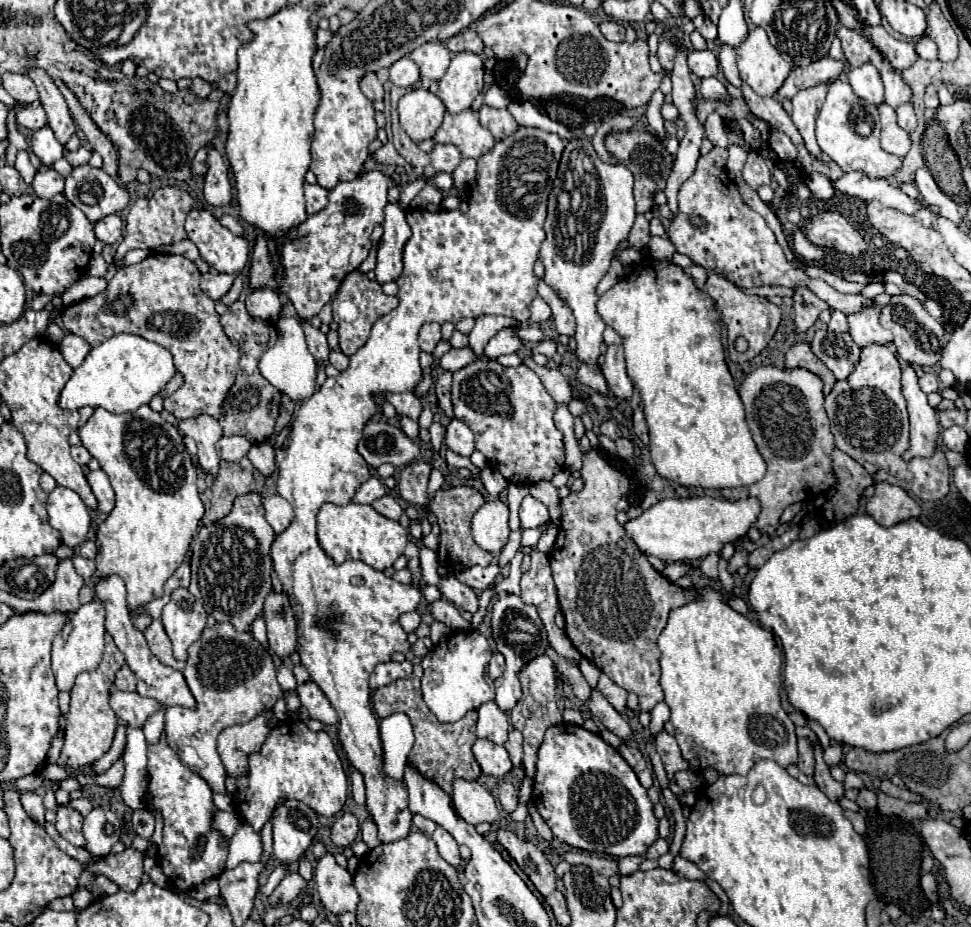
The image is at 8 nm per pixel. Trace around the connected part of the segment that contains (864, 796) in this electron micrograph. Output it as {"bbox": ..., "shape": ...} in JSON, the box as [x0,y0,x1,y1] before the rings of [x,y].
{"bbox":[856,790,876,810],"shape":[[[860,790],[858,798],[856,798],[856,804],[862,810],[874,810],[876,808],[876,794],[872,790]]]}

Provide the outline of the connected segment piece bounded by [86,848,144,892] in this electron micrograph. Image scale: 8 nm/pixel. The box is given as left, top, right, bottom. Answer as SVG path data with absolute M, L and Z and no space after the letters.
M126 848L120 854L108 854L104 858L98 858L96 862L86 864L86 868L92 874L108 876L112 882L116 882L120 890L126 890L126 892L134 892L144 874L142 854L134 848Z

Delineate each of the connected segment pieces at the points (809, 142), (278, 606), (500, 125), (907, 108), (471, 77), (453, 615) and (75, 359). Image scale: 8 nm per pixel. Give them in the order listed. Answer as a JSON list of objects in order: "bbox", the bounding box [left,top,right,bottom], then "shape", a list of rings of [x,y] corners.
[{"bbox":[792,84,828,158],"shape":[[[820,84],[820,86],[814,86],[814,88],[806,88],[806,90],[800,90],[794,98],[792,98],[792,122],[796,124],[800,136],[804,138],[804,146],[808,148],[808,152],[816,158],[822,156],[818,144],[816,144],[816,136],[814,136],[814,126],[816,126],[816,118],[818,118],[818,112],[822,108],[822,102],[826,98],[826,90],[828,90],[828,84]]]},{"bbox":[264,592,296,658],"shape":[[[270,592],[264,602],[270,652],[284,658],[296,650],[296,618],[286,592]]]},{"bbox":[480,106,518,140],"shape":[[[482,106],[480,108],[480,124],[486,126],[492,136],[496,140],[504,140],[508,136],[512,136],[512,132],[516,132],[518,122],[512,118],[512,114],[508,110],[496,110],[490,106]]]},{"bbox":[896,104,916,132],"shape":[[[902,104],[900,108],[896,108],[896,112],[898,112],[898,124],[900,124],[900,128],[904,128],[906,132],[916,130],[916,114],[914,114],[912,104]]]},{"bbox":[438,52,484,114],"shape":[[[458,52],[440,80],[438,98],[444,102],[450,114],[458,114],[472,106],[474,98],[484,86],[484,64],[482,56],[474,52]]]},{"bbox":[430,598,470,630],"shape":[[[444,598],[432,602],[432,610],[430,610],[430,612],[432,612],[434,620],[444,622],[444,624],[450,626],[452,630],[468,630],[468,628],[470,628],[470,622],[466,622],[466,620],[462,618],[460,610],[458,610],[452,602],[448,602],[448,600],[444,600]]]},{"bbox":[60,332,90,368],"shape":[[[68,332],[64,336],[64,340],[60,342],[60,352],[72,368],[78,368],[82,364],[82,360],[86,358],[86,354],[90,352],[90,344],[84,338]]]}]

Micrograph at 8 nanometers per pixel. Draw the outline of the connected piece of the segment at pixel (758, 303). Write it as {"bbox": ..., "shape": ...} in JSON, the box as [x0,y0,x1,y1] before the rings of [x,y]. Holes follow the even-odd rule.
{"bbox":[704,274,782,362],"shape":[[[714,274],[708,276],[706,280],[706,288],[704,292],[708,292],[708,296],[712,296],[718,312],[720,312],[720,322],[726,326],[726,334],[728,334],[728,346],[726,346],[726,352],[730,356],[732,362],[748,362],[752,360],[754,356],[758,356],[766,346],[768,342],[772,340],[780,320],[782,320],[782,310],[768,302],[766,298],[760,298],[760,296],[748,296],[744,294],[740,288],[736,288],[730,280],[724,280],[724,278],[718,278]],[[738,336],[744,336],[748,340],[748,350],[746,352],[736,352],[734,350],[734,340]]]}

